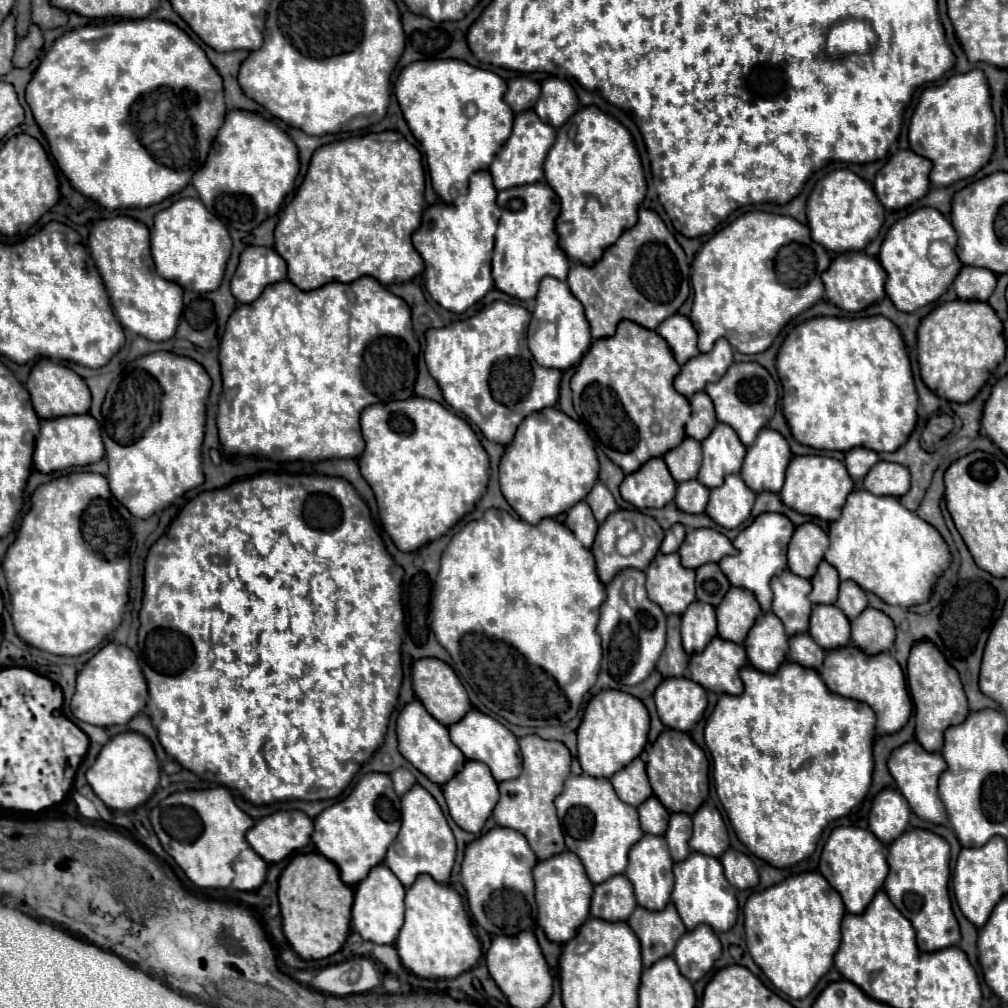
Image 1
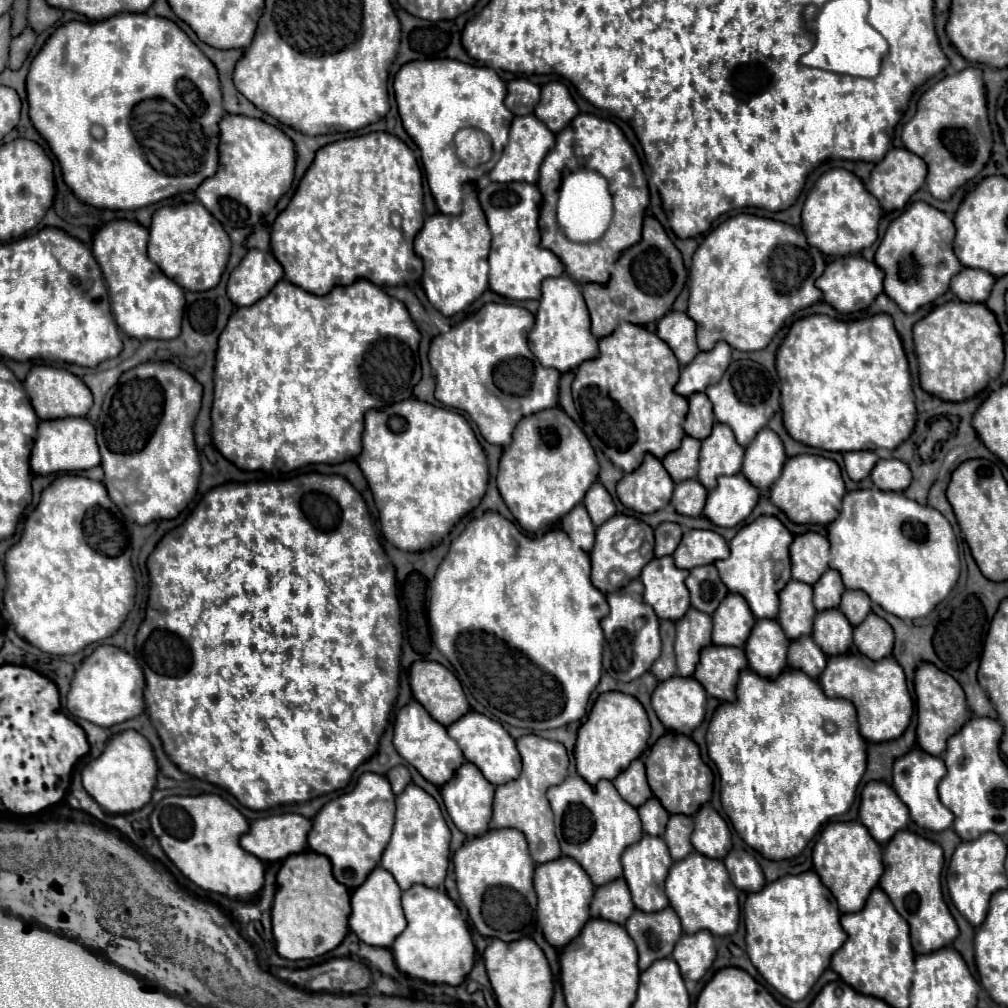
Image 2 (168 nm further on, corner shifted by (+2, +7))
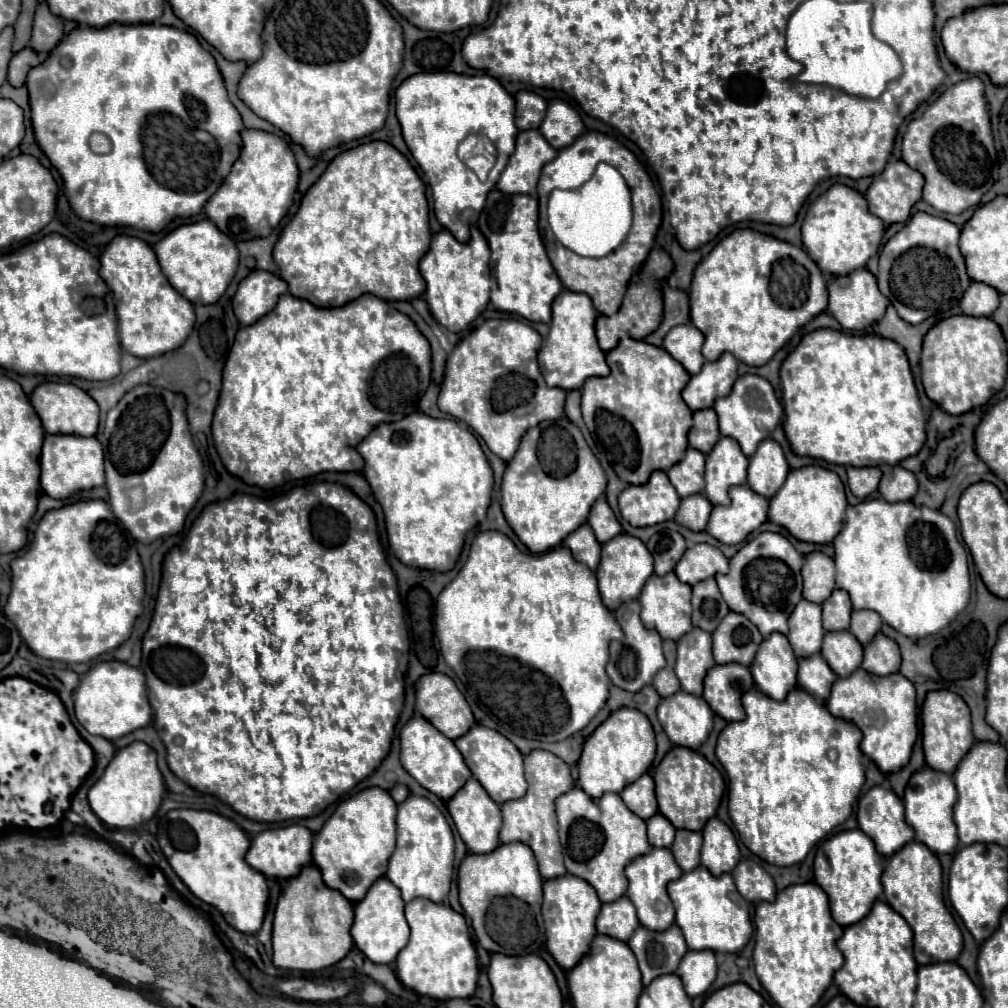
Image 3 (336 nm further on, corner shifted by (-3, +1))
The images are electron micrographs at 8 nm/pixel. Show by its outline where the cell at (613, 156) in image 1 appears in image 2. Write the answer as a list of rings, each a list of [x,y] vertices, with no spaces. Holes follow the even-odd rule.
[[[592,113],[576,115],[576,121],[570,121],[564,133],[556,133],[556,145],[542,161],[538,187],[544,195],[540,211],[542,247],[558,255],[558,259],[564,263],[568,275],[572,275],[574,281],[606,283],[612,265],[616,263],[616,257],[624,249],[640,241],[642,219],[650,201],[648,183],[644,179],[640,159],[632,145],[626,141],[622,129],[616,123],[596,117]],[[572,169],[596,169],[608,181],[608,191],[612,193],[614,203],[612,225],[608,225],[608,233],[604,233],[604,237],[600,237],[600,241],[594,241],[592,245],[568,241],[568,237],[564,237],[564,233],[560,233],[560,227],[556,225],[556,185],[560,185],[560,177],[564,177],[564,173],[572,173]]]

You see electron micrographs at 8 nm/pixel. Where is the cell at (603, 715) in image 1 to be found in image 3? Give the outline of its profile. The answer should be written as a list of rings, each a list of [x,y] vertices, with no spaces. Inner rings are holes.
[[[623,707],[611,713],[585,741],[583,753],[579,759],[579,787],[593,799],[599,799],[603,793],[621,793],[623,787],[637,781],[647,773],[649,765],[655,759],[655,733],[649,719],[637,711]]]

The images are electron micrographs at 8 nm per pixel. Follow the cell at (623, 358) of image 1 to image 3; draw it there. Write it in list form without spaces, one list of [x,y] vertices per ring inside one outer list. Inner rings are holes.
[[[623,335],[619,345],[607,353],[607,363],[611,367],[609,377],[591,377],[581,389],[583,419],[589,429],[593,425],[593,433],[605,447],[617,477],[629,485],[643,485],[653,471],[667,471],[673,463],[679,463],[687,451],[687,433],[693,425],[693,411],[681,399],[681,391],[691,375],[665,349],[629,339],[627,335]]]

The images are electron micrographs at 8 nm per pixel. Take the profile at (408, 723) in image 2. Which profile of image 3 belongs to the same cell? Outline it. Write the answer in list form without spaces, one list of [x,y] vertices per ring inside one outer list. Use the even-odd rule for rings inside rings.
[[[415,715],[413,719],[409,719],[407,725],[401,729],[401,765],[411,777],[417,779],[421,787],[435,793],[443,801],[451,799],[471,777],[471,771],[465,765],[455,743],[445,735],[441,735],[441,731],[437,731],[421,715]]]

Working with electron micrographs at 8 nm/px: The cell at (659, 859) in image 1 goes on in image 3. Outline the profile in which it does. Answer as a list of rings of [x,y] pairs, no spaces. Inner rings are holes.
[[[651,849],[647,855],[637,857],[625,867],[625,875],[629,879],[627,895],[633,899],[633,905],[637,907],[637,917],[643,927],[649,927],[651,931],[665,931],[669,923],[675,919],[673,903],[667,895],[667,883],[673,879],[679,879],[683,875],[681,867],[677,867],[673,853],[669,849]]]

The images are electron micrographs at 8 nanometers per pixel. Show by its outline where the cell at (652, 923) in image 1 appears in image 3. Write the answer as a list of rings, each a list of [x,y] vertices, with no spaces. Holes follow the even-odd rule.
[[[671,925],[665,931],[649,931],[639,927],[627,945],[639,961],[643,985],[649,985],[661,975],[675,973],[679,961],[687,953],[685,937],[677,925]]]

